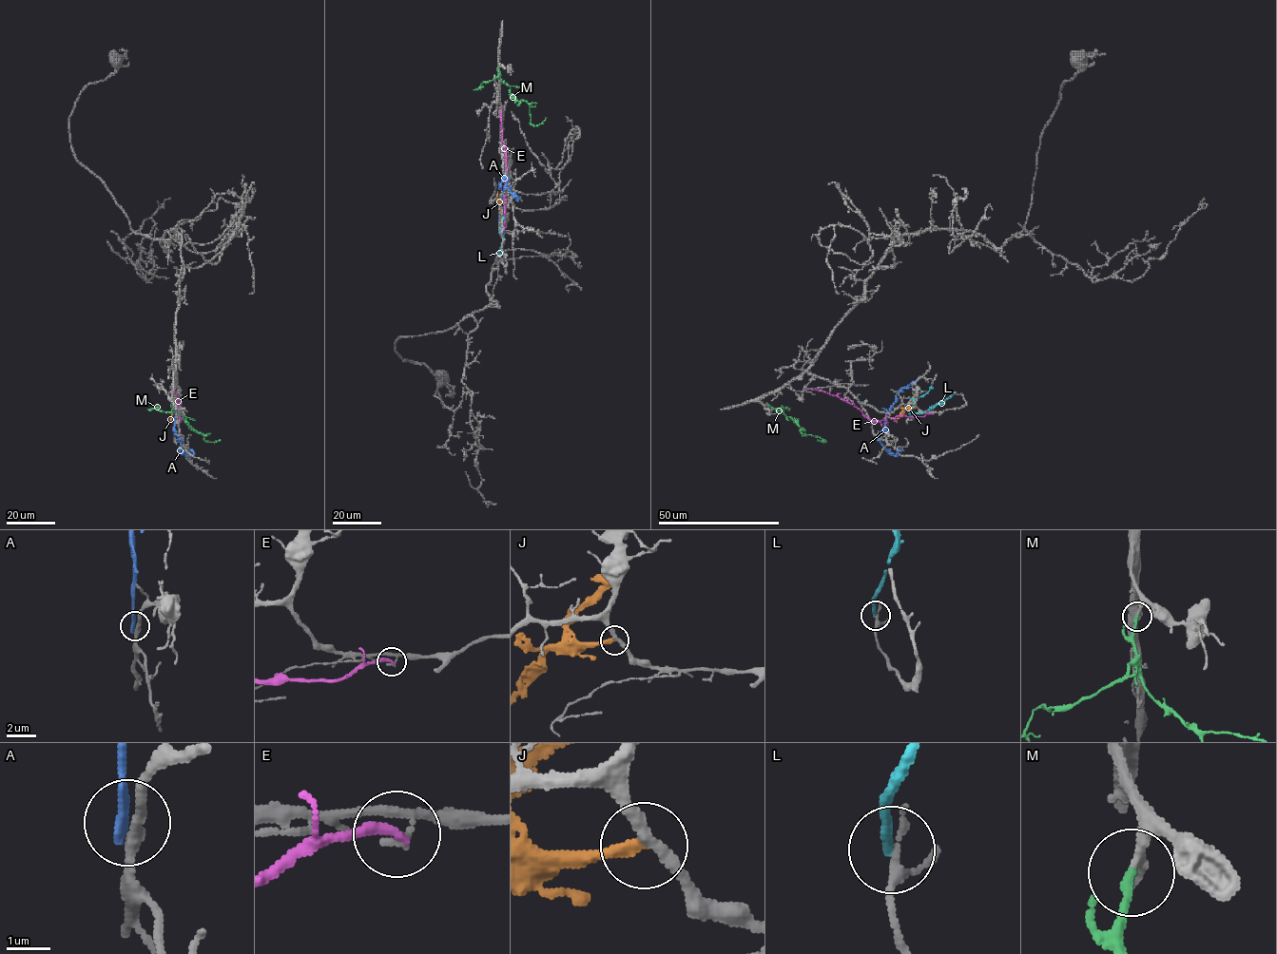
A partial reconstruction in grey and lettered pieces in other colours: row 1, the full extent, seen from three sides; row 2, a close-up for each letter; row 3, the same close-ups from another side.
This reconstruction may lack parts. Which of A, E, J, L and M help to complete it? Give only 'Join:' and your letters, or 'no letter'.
Join: M

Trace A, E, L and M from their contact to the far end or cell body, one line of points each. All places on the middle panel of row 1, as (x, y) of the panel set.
A: (499, 219), (500, 184), (504, 177), (507, 179), (505, 187), (520, 198), (515, 200)
E: (502, 232), (506, 170), (501, 106)
L: (499, 255), (503, 241), (501, 212), (499, 233)
M: (499, 66), (499, 78), (510, 86), (510, 92), (528, 104), (530, 123), (537, 125), (546, 118)

